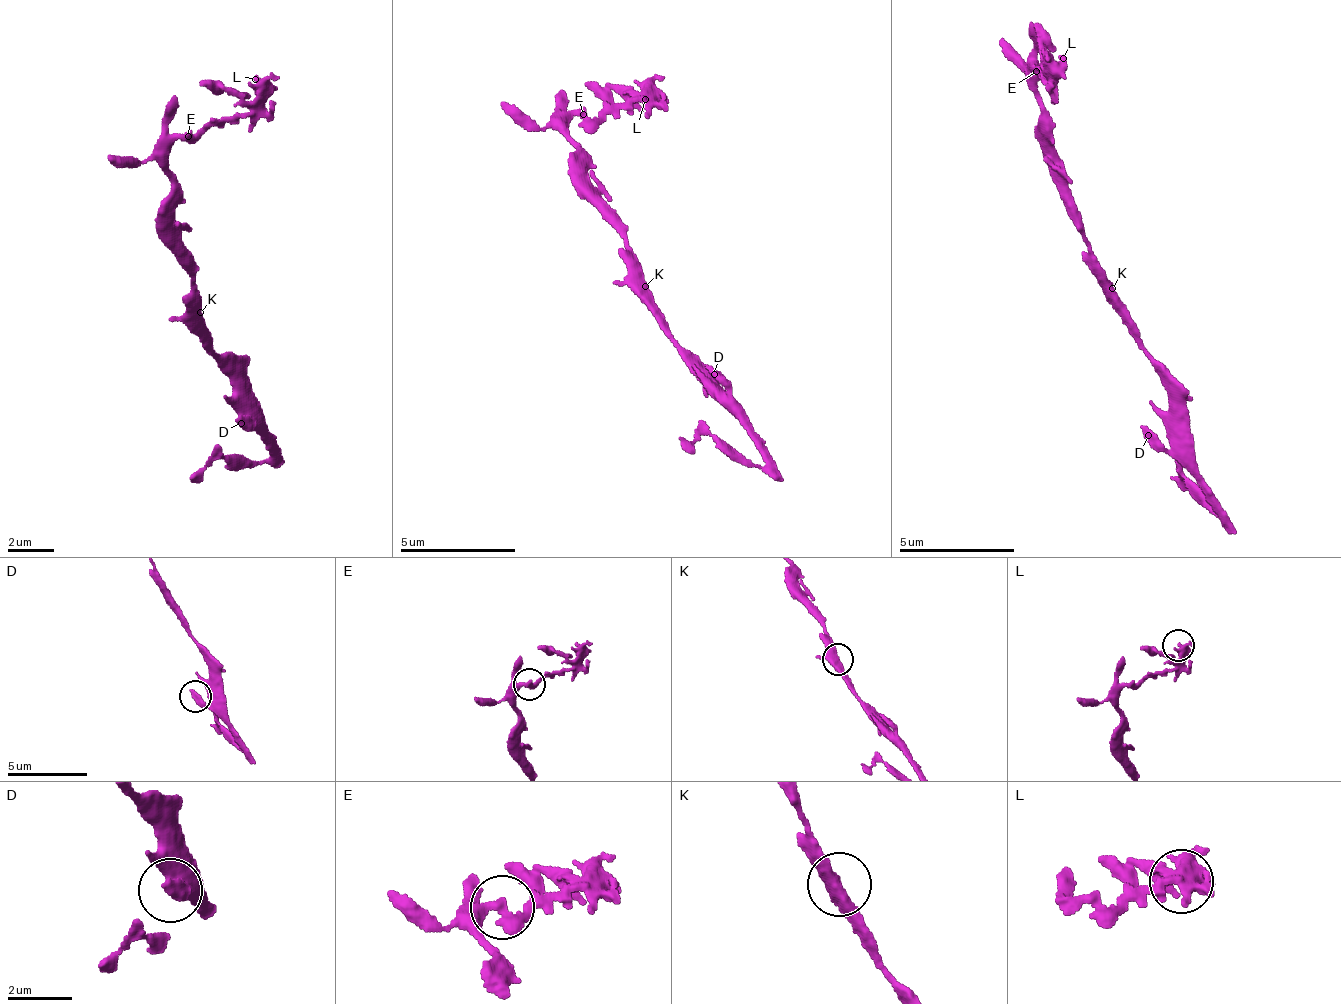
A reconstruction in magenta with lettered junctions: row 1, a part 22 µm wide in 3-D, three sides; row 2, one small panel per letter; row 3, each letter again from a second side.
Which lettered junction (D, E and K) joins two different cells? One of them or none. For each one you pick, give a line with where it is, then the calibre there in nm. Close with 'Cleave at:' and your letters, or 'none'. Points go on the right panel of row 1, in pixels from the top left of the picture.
E: place (1036, 71); calibre 280 nm
Cleave at: E

